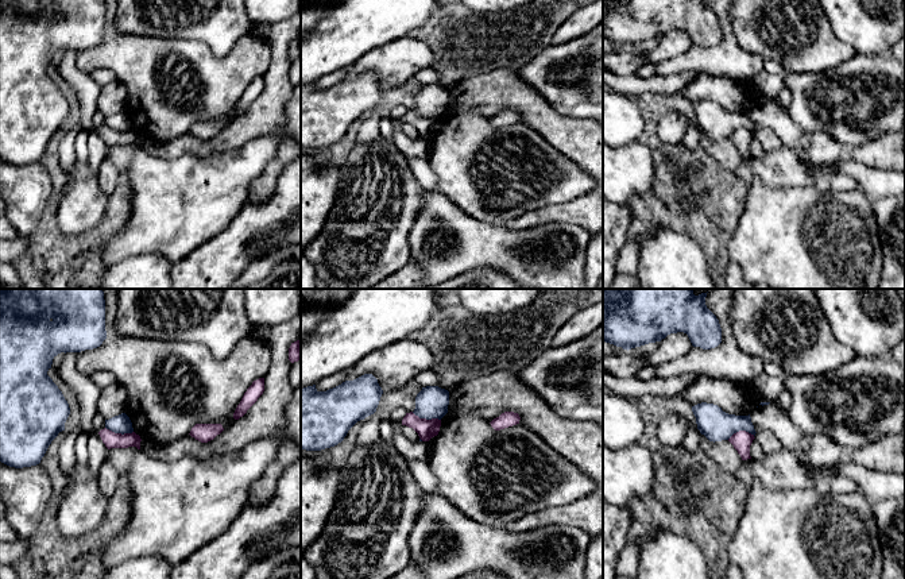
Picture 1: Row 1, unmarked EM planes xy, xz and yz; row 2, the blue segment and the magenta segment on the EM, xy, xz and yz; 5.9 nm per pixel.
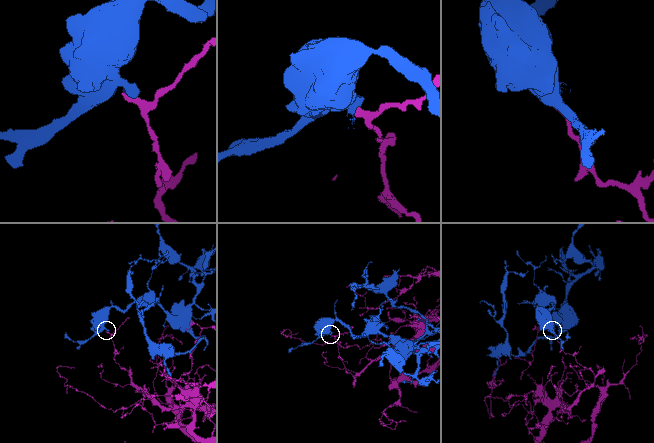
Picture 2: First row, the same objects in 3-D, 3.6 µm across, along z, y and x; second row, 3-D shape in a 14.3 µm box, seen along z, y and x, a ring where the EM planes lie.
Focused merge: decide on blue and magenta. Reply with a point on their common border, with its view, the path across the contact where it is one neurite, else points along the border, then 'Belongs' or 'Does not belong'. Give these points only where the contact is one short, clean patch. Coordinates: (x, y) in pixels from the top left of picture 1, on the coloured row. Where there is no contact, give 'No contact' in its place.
Touches blue at xz (426, 419). Boundary: xz (412, 412), (420, 417), (440, 420). Does not belong

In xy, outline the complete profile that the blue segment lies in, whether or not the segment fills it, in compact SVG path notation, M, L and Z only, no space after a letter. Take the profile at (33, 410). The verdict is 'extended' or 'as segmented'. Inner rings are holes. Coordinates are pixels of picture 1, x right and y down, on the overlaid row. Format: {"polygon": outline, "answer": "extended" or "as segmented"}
{"polygon": "M0 289L0 462L15 468L31 467L40 463L51 441L65 431L70 408L62 391L47 375L53 359L61 352L81 352L93 350L107 339L105 300L103 289Z", "answer": "as segmented"}

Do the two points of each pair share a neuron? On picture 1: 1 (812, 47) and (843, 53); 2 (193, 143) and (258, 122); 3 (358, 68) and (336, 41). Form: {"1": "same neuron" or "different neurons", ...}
{"1": "same neuron", "2": "same neuron", "3": "different neurons"}

